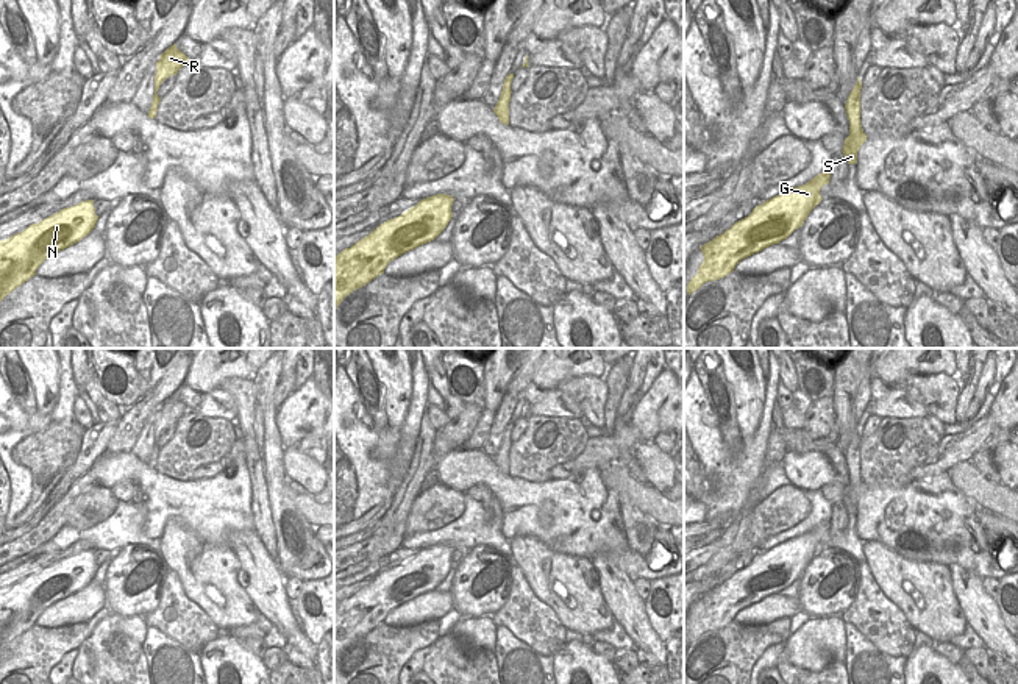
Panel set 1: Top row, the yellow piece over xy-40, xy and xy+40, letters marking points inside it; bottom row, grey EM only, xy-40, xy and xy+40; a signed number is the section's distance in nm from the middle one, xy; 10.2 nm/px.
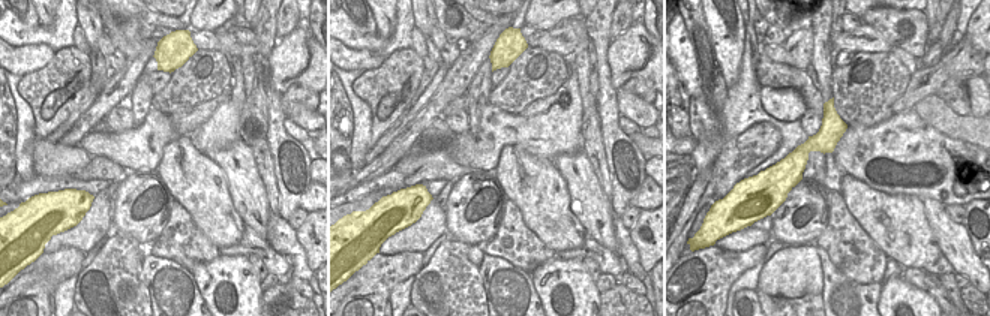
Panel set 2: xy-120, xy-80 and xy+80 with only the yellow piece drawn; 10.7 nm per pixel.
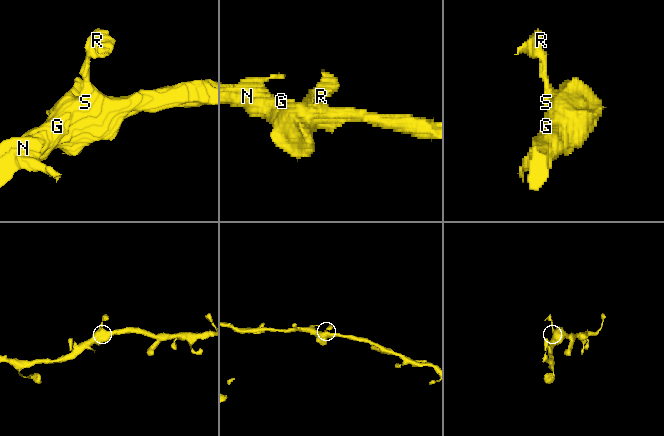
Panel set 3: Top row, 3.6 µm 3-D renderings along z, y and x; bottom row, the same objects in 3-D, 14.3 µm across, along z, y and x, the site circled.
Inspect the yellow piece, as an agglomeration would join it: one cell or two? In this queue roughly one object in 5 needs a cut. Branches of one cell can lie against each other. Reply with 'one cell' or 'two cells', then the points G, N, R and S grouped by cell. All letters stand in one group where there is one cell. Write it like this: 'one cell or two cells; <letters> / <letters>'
one cell; G N R S

